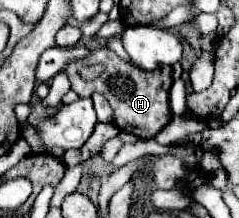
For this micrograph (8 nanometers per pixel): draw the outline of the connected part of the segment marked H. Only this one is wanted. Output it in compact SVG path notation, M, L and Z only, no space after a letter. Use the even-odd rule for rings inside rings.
M107 47L97 49L91 53L91 57L81 59L81 61L73 61L67 65L65 69L71 77L71 89L79 95L79 97L91 97L93 93L101 93L105 95L105 99L109 101L109 105L115 111L115 125L125 131L125 133L133 133L139 139L151 139L155 137L173 117L171 109L169 109L169 89L173 85L173 77L167 75L167 97L165 97L165 77L161 73L161 69L157 71L141 71L139 67L119 59L113 51L109 51ZM87 65L103 65L103 73L97 79L85 81L79 75L81 67Z

